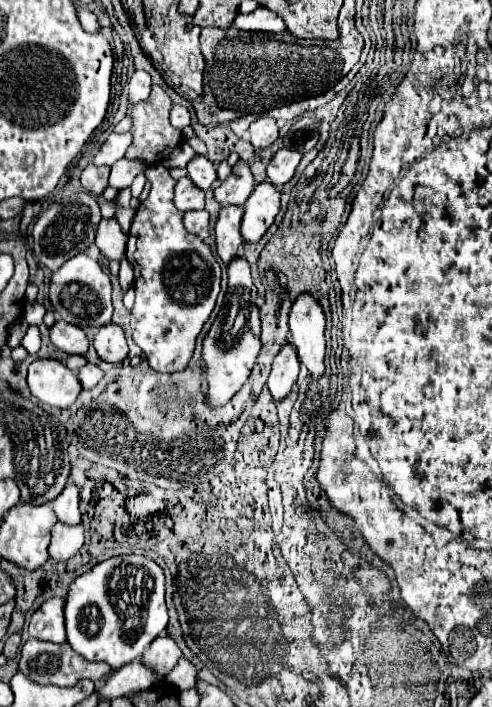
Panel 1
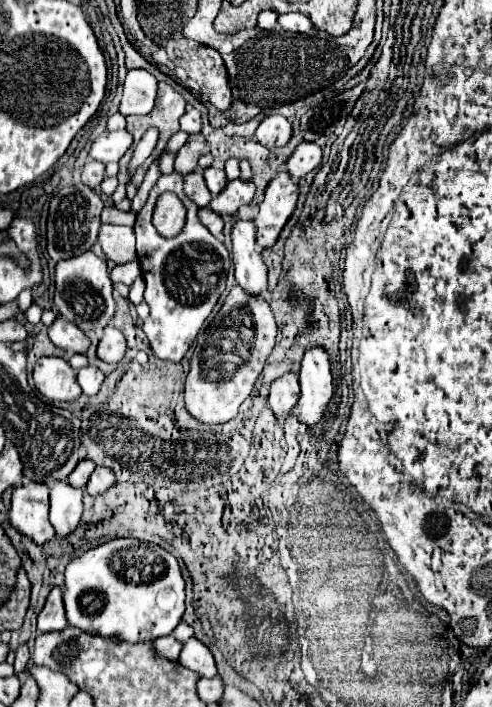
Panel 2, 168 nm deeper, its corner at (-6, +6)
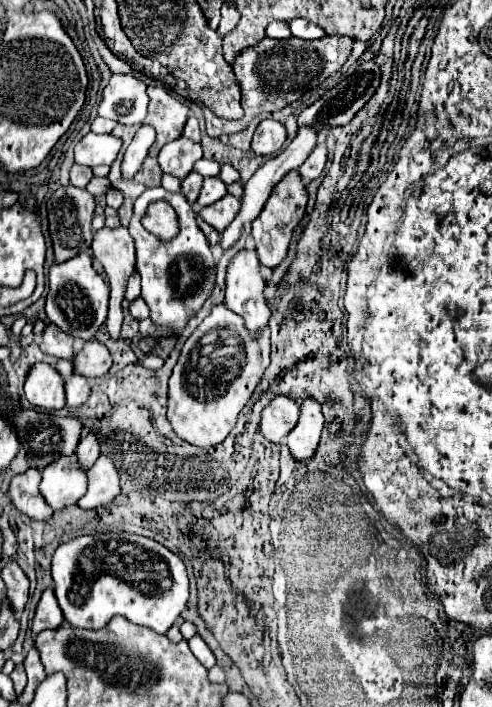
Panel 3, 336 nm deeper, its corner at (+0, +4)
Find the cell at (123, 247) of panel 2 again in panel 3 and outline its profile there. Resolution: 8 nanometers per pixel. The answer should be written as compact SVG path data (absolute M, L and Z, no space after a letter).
M103 227L93 237L93 255L103 265L107 283L111 289L109 297L109 317L107 331L111 337L119 337L119 329L123 323L123 293L129 275L135 271L135 247L127 227Z

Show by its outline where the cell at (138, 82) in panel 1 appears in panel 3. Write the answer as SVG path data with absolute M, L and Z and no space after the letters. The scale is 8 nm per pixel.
M113 75L103 91L99 117L113 119L123 125L143 123L147 115L149 95L145 81L133 75Z

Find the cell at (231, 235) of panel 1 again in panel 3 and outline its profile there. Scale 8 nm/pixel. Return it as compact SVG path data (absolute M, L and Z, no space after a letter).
M241 249L227 267L225 305L243 317L253 337L267 325L271 311L265 301L265 279L259 273L259 259L253 249Z

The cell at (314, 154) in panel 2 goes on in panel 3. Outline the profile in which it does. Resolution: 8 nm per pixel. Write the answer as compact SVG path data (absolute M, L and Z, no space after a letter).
M317 145L311 151L311 155L305 159L305 163L297 169L301 179L303 179L303 183L309 183L309 181L321 177L323 171L325 171L325 161L327 161L327 147Z

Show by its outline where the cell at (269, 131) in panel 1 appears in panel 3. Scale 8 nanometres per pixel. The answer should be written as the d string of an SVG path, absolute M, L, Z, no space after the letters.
M263 119L255 129L251 149L257 155L273 155L273 153L277 153L281 149L285 139L287 139L287 131L279 121Z

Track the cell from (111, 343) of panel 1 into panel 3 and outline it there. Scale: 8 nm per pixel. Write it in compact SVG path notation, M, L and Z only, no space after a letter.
M91 339L75 355L75 373L85 375L89 379L101 377L111 369L111 363L113 363L113 359L111 359L109 349L103 343L99 343L97 339Z

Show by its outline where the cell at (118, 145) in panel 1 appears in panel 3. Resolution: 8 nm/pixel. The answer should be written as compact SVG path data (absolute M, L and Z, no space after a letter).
M87 133L75 147L75 163L95 167L111 165L121 149L121 139L113 135Z

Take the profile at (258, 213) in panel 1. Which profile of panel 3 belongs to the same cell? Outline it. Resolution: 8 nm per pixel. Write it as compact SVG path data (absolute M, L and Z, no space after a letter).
M289 171L289 175L285 175L271 191L261 215L253 221L253 239L255 239L255 247L257 247L257 257L261 261L261 265L265 267L275 267L281 263L281 259L287 253L289 241L291 241L291 233L297 227L297 223L303 219L305 213L305 205L307 205L307 191L301 183L301 177L297 175L297 171Z

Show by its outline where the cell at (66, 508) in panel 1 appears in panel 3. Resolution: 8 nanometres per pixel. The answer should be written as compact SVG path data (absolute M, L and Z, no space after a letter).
M87 433L87 437L83 437L77 447L79 467L83 471L89 471L97 461L97 457L99 457L99 437L95 433Z

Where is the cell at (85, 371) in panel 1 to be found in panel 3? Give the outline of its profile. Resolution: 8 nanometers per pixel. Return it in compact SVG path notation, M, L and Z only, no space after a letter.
M71 375L65 381L67 407L81 407L91 395L91 381L83 375Z

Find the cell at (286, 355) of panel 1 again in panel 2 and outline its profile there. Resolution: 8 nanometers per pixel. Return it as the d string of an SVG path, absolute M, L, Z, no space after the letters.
M295 373L279 377L269 391L269 407L275 413L277 421L285 421L299 399L299 381Z

